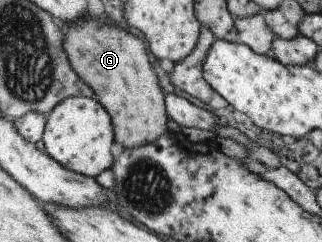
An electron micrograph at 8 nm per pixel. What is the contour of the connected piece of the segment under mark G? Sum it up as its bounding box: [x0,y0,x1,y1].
[63,16,169,148]

